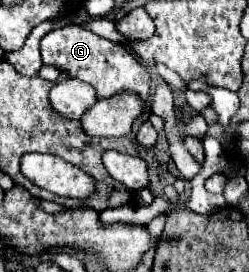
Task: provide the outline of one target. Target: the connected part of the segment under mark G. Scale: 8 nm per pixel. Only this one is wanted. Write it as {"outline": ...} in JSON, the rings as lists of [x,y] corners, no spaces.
{"outline":[[[69,25],[47,33],[41,39],[41,59],[43,65],[53,65],[61,71],[71,73],[71,77],[77,77],[93,85],[97,89],[99,99],[111,97],[121,91],[137,91],[143,99],[147,99],[149,95],[151,87],[149,71],[135,59],[135,55],[129,53],[125,45],[99,37],[81,25]]]}

